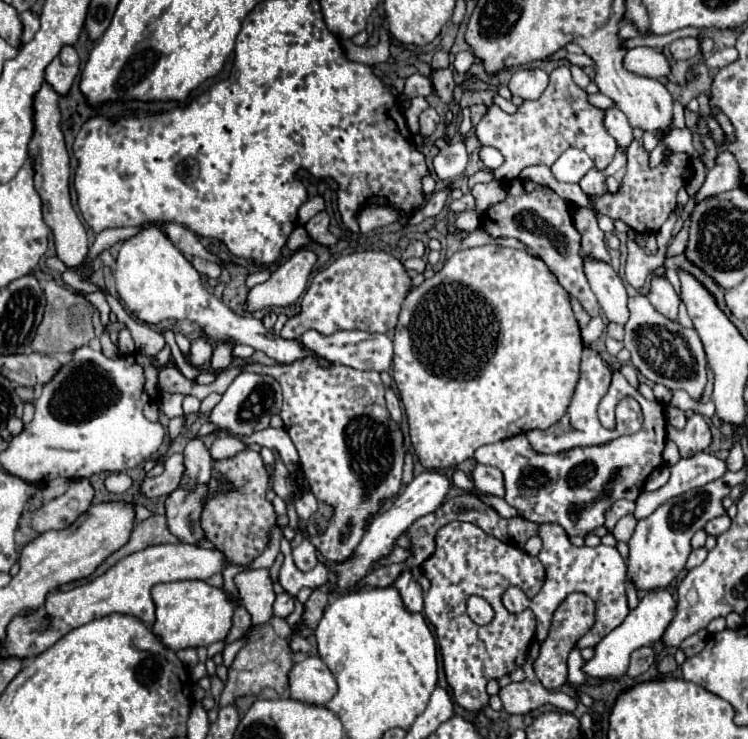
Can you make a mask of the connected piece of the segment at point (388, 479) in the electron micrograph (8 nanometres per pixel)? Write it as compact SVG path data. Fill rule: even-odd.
M304 357L302 361L294 361L290 365L248 365L246 369L256 373L272 375L284 391L282 419L284 429L288 431L294 447L300 455L300 467L308 477L310 491L318 501L330 505L334 509L332 519L322 535L316 535L312 543L316 549L330 561L340 563L346 561L358 543L362 541L372 517L382 509L384 501L398 495L402 485L402 467L404 467L404 435L398 423L390 417L384 401L384 385L380 381L380 373L376 371L356 371L344 365L322 367L314 357Z

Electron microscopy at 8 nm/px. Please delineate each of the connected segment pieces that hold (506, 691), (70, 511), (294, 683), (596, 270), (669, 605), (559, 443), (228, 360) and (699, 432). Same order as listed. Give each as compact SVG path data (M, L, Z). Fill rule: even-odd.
M527 657L525 663L522 666L529 666L528 677L522 681L522 683L510 683L506 687L500 689L500 701L504 705L504 711L508 715L526 715L534 709L538 709L540 705L544 703L552 703L554 707L558 709L564 709L564 711L574 711L576 709L576 699L568 697L566 693L562 691L546 691L542 687L542 683L538 681L533 669L534 659Z
M76 479L70 483L68 491L52 501L48 501L42 509L30 515L30 525L38 533L46 533L50 529L66 529L72 525L86 509L92 505L94 487L88 479Z
M308 655L290 671L290 697L296 701L326 705L338 693L338 683L318 655Z
M584 257L584 271L608 321L626 325L626 321L630 319L628 291L618 273L610 265L598 263L588 257Z
M654 589L654 591L646 593L640 599L638 607L628 613L628 617L624 619L624 623L620 627L616 627L612 633L608 633L596 645L596 655L584 665L584 673L590 675L590 677L600 677L604 681L622 677L626 673L626 669L628 669L630 653L634 649L644 647L644 645L652 647L656 641L660 641L664 629L674 619L674 615L676 615L676 599L674 599L674 595L668 589Z
M584 349L582 365L580 365L580 381L576 385L574 399L572 399L568 413L556 425L548 427L546 431L538 431L538 429L528 431L526 437L532 449L538 453L564 453L574 447L590 447L590 445L602 445L602 443L606 445L612 439L616 439L614 431L602 427L598 419L598 405L600 405L600 399L606 395L610 381L612 381L612 367L594 349Z
M220 341L214 349L214 357L212 357L212 371L218 373L218 371L224 371L232 365L232 349L234 349L234 343L228 343L228 341Z
M692 415L684 429L676 429L668 425L666 433L668 439L676 443L680 457L692 457L694 453L702 453L712 445L712 431L702 415Z

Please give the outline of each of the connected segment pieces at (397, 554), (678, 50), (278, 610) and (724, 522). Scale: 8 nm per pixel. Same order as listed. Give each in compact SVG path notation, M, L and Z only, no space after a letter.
M398 547L398 549L394 549L392 555L390 555L388 559L384 559L382 563L402 563L402 561L406 561L406 559L410 559L410 557L412 557L412 549L408 551L408 547Z
M686 37L686 39L676 39L670 43L670 53L674 59L690 59L700 51L700 43L696 37Z
M280 593L274 601L274 617L288 617L294 611L294 595Z
M722 515L722 517L716 517L716 519L710 519L710 521L706 523L704 531L706 531L708 535L720 535L720 533L728 531L730 523L732 523L732 521L730 521L730 517L728 517L728 515Z

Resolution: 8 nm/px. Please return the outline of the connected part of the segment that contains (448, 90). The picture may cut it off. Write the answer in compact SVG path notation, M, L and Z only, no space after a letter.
M434 69L434 71L432 71L432 83L434 83L434 89L436 89L436 93L440 95L440 99L442 99L444 103L450 103L450 101L452 101L454 87L456 87L452 69Z

